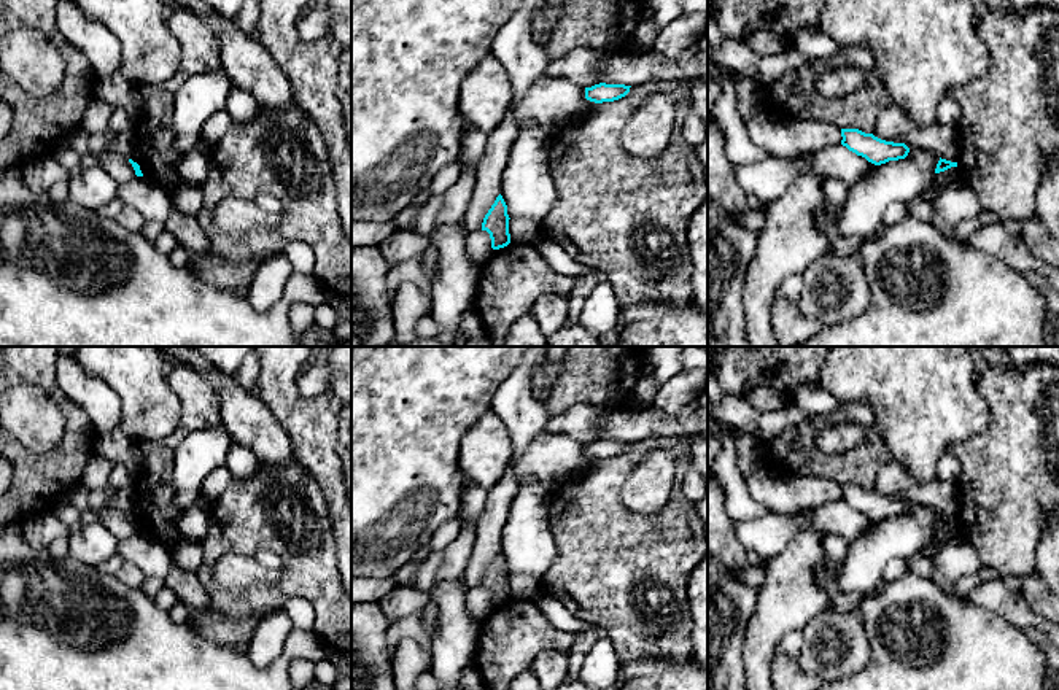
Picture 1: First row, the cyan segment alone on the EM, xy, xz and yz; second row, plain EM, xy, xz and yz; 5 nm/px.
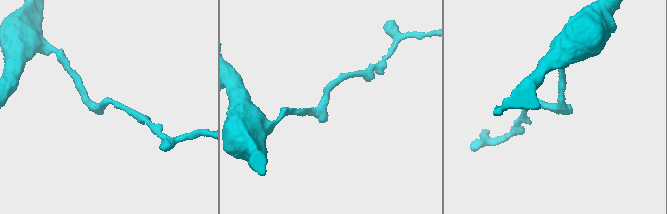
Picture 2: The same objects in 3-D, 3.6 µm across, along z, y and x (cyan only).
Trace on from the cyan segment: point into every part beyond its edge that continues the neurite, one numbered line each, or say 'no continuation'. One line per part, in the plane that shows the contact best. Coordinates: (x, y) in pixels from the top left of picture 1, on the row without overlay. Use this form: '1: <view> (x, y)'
no continuation

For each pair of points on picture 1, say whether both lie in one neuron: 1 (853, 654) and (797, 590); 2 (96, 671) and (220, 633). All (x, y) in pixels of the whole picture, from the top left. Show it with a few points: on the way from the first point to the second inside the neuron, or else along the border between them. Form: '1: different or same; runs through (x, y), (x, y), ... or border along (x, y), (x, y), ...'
1: different; border along (827, 606), (802, 631)
2: different; border along (188, 622), (199, 635), (231, 647)

